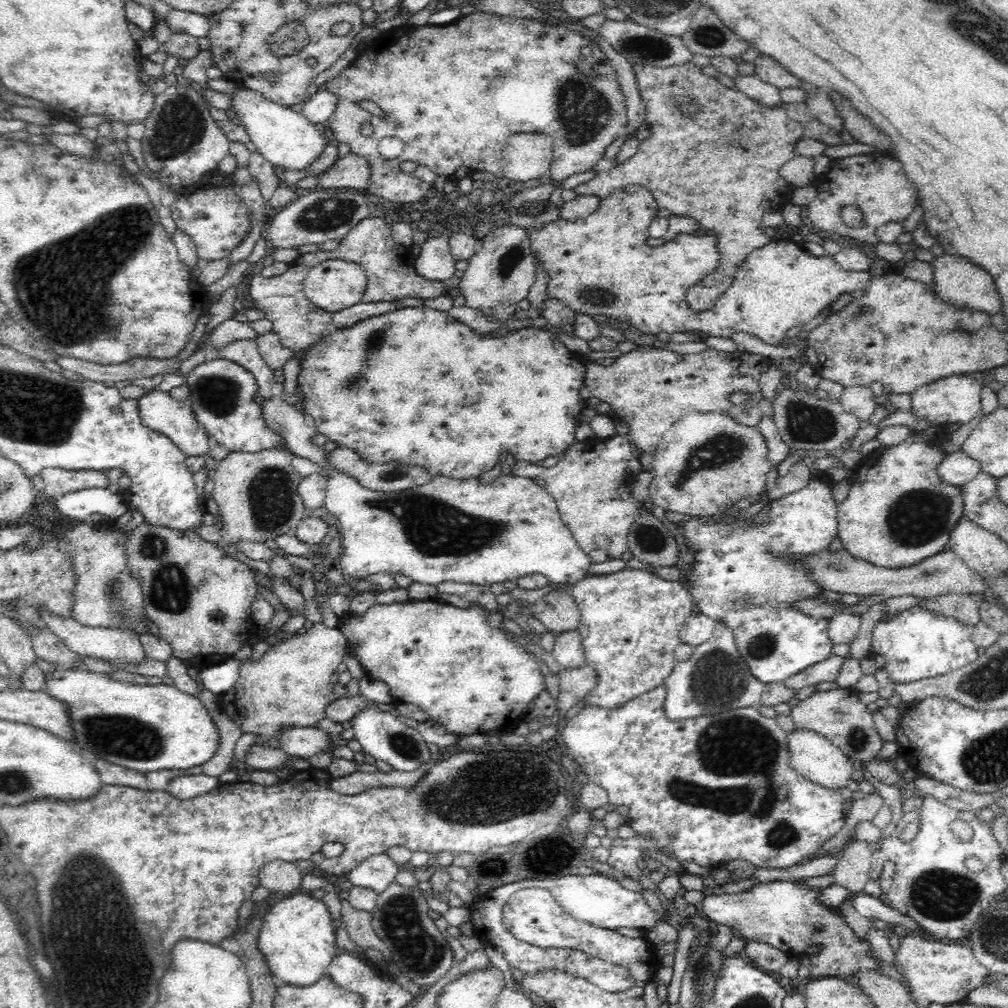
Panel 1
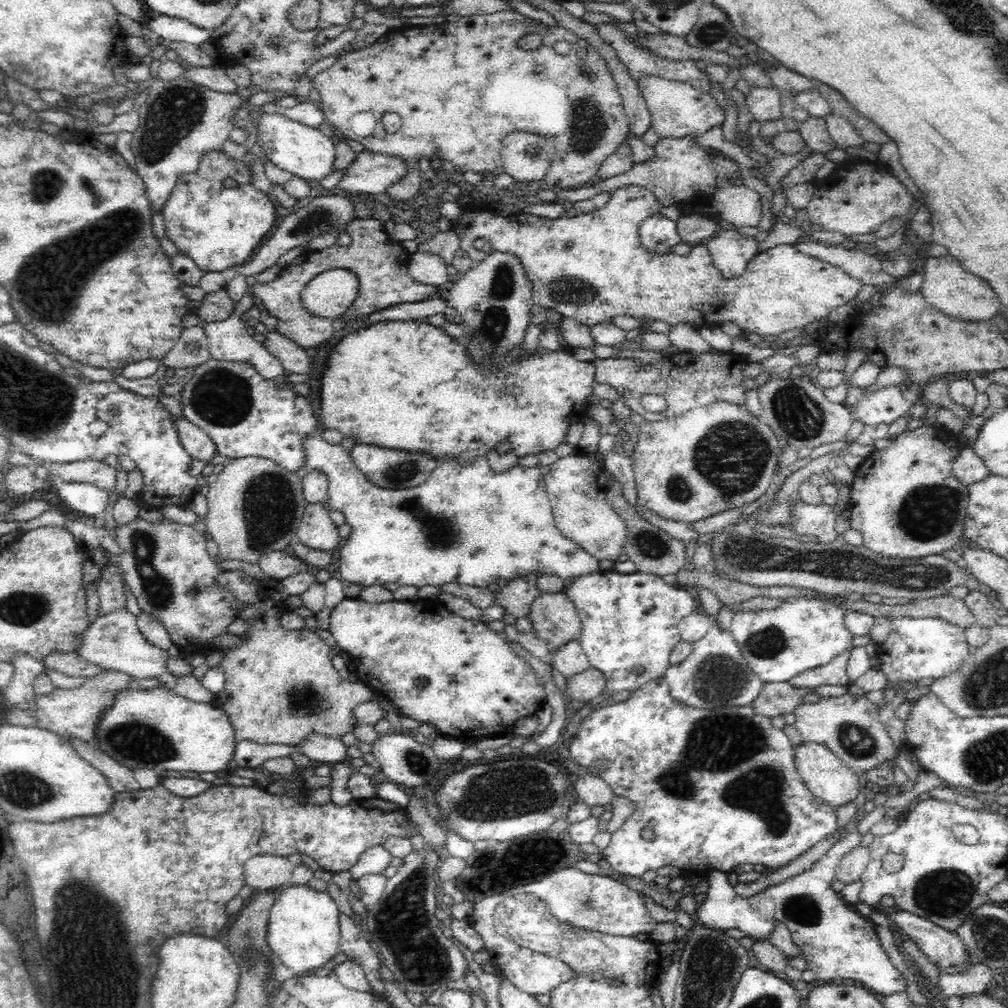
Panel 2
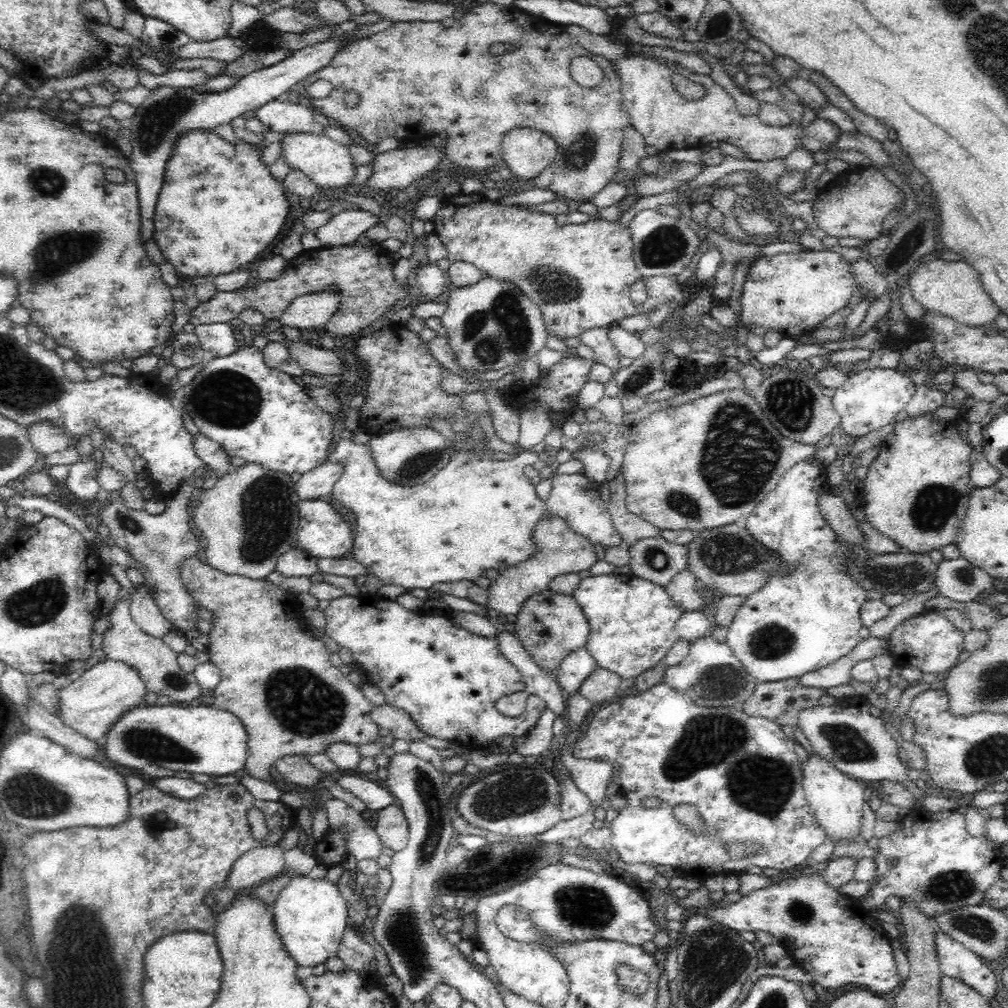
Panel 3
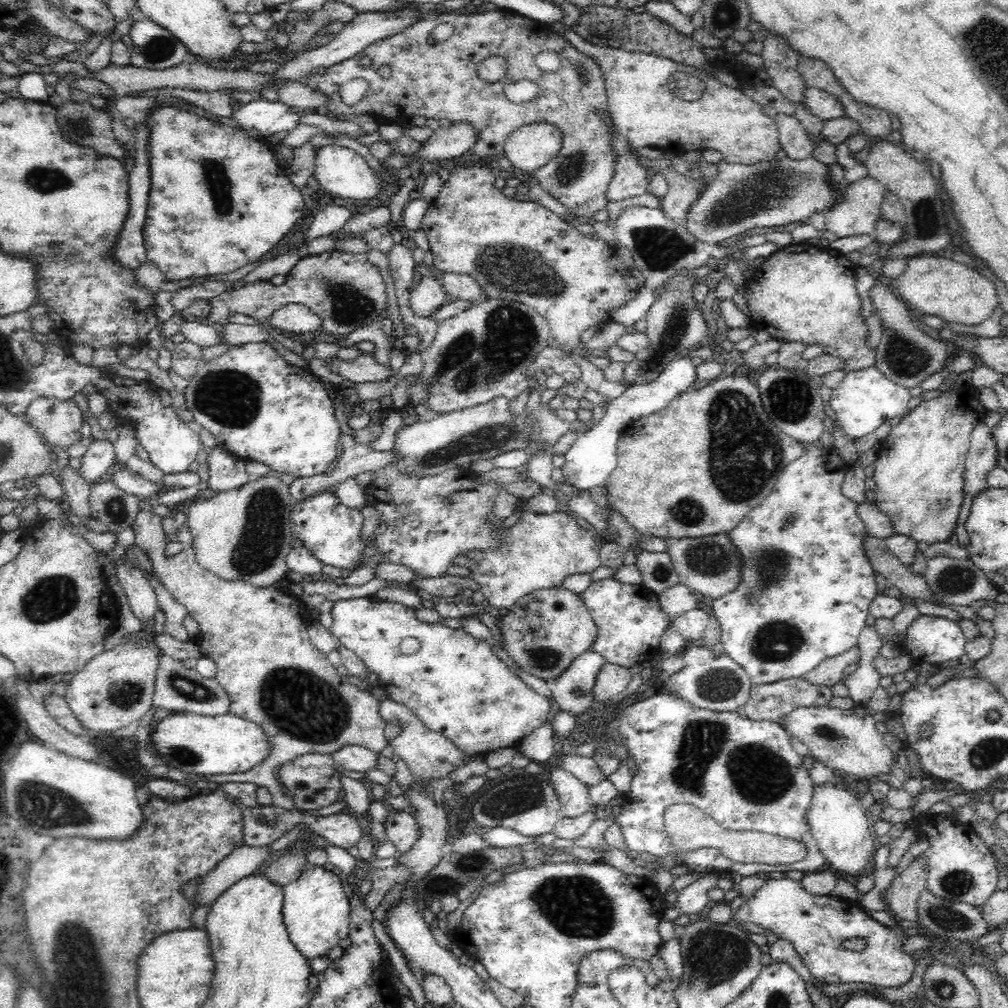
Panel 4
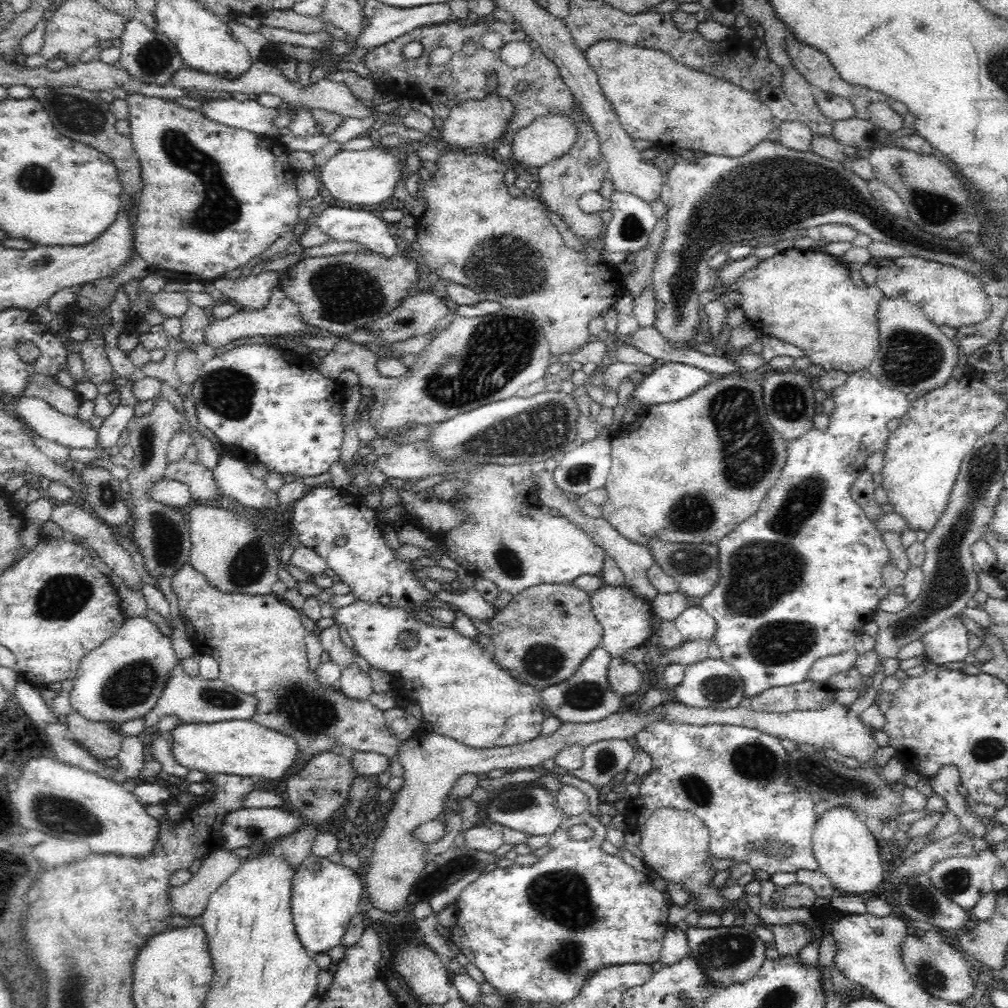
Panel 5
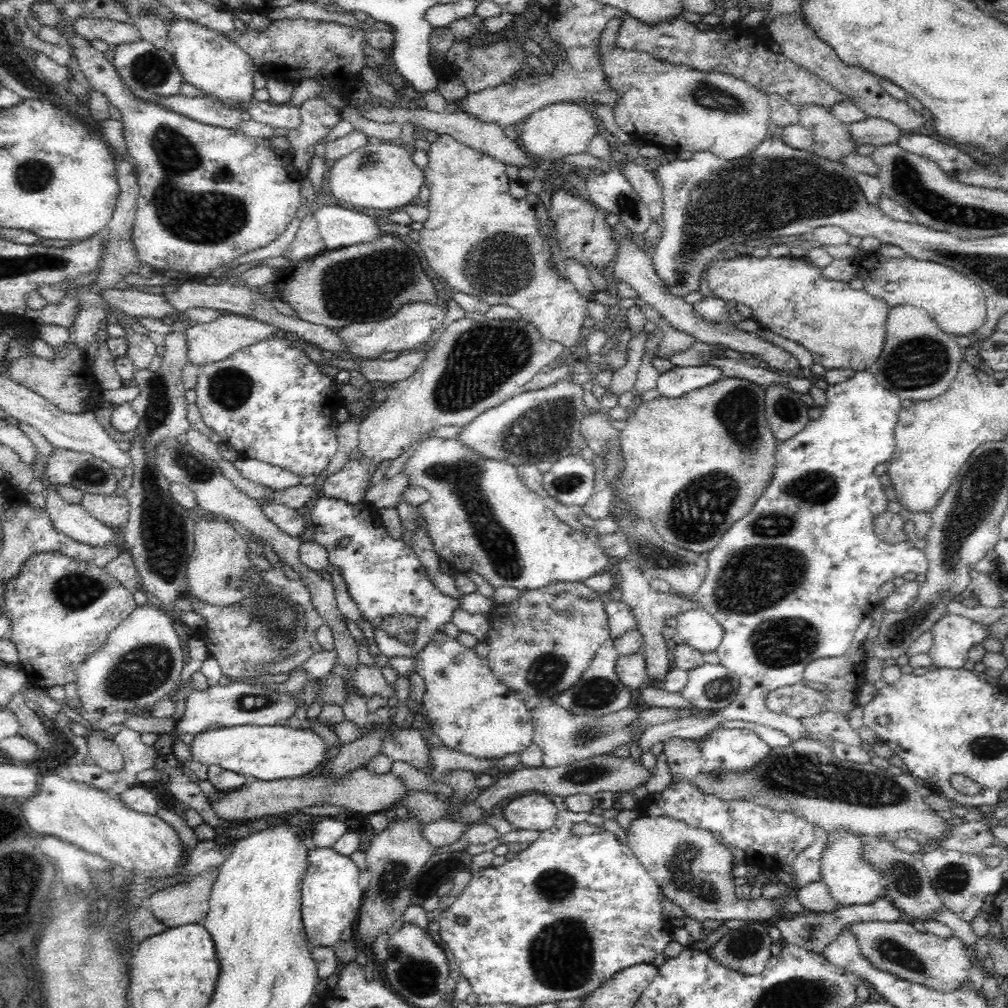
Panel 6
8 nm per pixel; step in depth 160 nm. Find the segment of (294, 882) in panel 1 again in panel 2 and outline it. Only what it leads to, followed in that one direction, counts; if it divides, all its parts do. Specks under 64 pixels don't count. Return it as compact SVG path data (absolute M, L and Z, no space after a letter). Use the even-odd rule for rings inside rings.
M272 855L252 857L245 866L245 884L258 892L289 886L295 869L287 858Z

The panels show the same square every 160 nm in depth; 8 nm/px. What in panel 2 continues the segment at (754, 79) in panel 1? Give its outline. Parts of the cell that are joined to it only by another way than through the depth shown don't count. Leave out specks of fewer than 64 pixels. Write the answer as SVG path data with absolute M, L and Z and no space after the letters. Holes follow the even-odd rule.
M752 87L745 100L746 107L758 122L776 120L783 116L780 106L780 93L774 87Z

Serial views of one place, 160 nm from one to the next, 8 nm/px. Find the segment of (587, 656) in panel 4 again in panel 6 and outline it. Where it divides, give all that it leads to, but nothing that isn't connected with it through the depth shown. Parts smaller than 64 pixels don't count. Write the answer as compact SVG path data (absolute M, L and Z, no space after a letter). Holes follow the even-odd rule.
M608 638L604 644L597 648L590 664L577 682L574 682L570 688L562 690L560 694L554 694L547 703L554 703L554 705L558 705L558 707L564 708L570 713L593 717L605 717L628 708L630 700L632 700L632 694L630 689L627 689L620 682L618 675L614 672L617 658L618 653L614 643Z

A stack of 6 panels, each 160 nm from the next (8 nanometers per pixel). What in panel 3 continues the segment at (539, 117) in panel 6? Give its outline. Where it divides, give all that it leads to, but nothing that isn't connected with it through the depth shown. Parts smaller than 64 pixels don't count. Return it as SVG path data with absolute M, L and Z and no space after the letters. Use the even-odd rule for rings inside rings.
M513 128L502 143L502 163L523 179L536 178L557 158L552 137L532 128Z

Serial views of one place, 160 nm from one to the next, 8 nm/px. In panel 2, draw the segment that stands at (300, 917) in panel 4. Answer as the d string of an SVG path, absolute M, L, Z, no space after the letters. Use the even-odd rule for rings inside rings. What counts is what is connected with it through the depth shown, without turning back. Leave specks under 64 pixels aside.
M289 885L271 907L266 930L268 946L296 977L311 975L328 967L340 952L338 916L338 908L328 892L316 891L307 885Z

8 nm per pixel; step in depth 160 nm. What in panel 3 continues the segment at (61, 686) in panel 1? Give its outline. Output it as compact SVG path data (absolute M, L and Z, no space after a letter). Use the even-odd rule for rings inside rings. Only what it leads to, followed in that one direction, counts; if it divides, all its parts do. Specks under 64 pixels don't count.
M144 702L132 706L130 710L122 712L122 716L106 730L106 756L108 760L117 763L118 765L128 766L131 768L144 768L147 764L154 764L159 768L170 769L172 771L186 771L193 774L206 774L217 777L233 775L236 771L242 769L245 766L245 761L247 760L246 746L247 746L247 736L246 729L242 725L242 721L234 715L234 713L218 710L214 708L211 704L199 704L199 703L189 703L189 704L175 704L174 702L168 705L158 705L146 704Z

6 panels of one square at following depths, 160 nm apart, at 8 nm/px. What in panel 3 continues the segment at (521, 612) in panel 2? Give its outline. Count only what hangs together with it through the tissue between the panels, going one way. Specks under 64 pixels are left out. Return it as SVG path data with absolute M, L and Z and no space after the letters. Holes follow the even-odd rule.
M550 513L536 524L533 532L533 541L539 548L524 564L518 564L514 568L499 571L499 576L493 580L488 591L488 602L486 606L494 609L498 614L508 616L517 615L530 596L546 590L548 582L558 574L579 573L588 570L597 562L595 546L582 535L570 531L566 521Z

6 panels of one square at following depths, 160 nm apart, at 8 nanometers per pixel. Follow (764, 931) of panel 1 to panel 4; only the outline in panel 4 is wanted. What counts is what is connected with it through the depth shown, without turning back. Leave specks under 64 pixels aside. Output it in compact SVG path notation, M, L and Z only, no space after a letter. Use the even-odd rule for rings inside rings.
M788 877L767 879L733 913L732 920L740 926L747 922L758 924L774 932L778 939L790 941L807 971L820 982L862 982L876 988L898 988L910 980L914 970L916 957L902 951L905 937L899 925L889 927L881 924L864 911L858 902L846 902L832 894L810 894L800 880ZM850 938L864 938L866 948L861 952L846 949L842 944Z

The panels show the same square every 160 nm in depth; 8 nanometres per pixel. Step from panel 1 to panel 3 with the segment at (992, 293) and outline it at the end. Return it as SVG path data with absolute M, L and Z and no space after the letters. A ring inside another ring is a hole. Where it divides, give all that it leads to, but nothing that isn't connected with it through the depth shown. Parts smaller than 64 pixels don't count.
M936 259L915 268L904 283L912 290L914 298L924 309L948 316L970 327L990 326L998 318L1000 308L990 300L980 284L978 271L964 260Z

